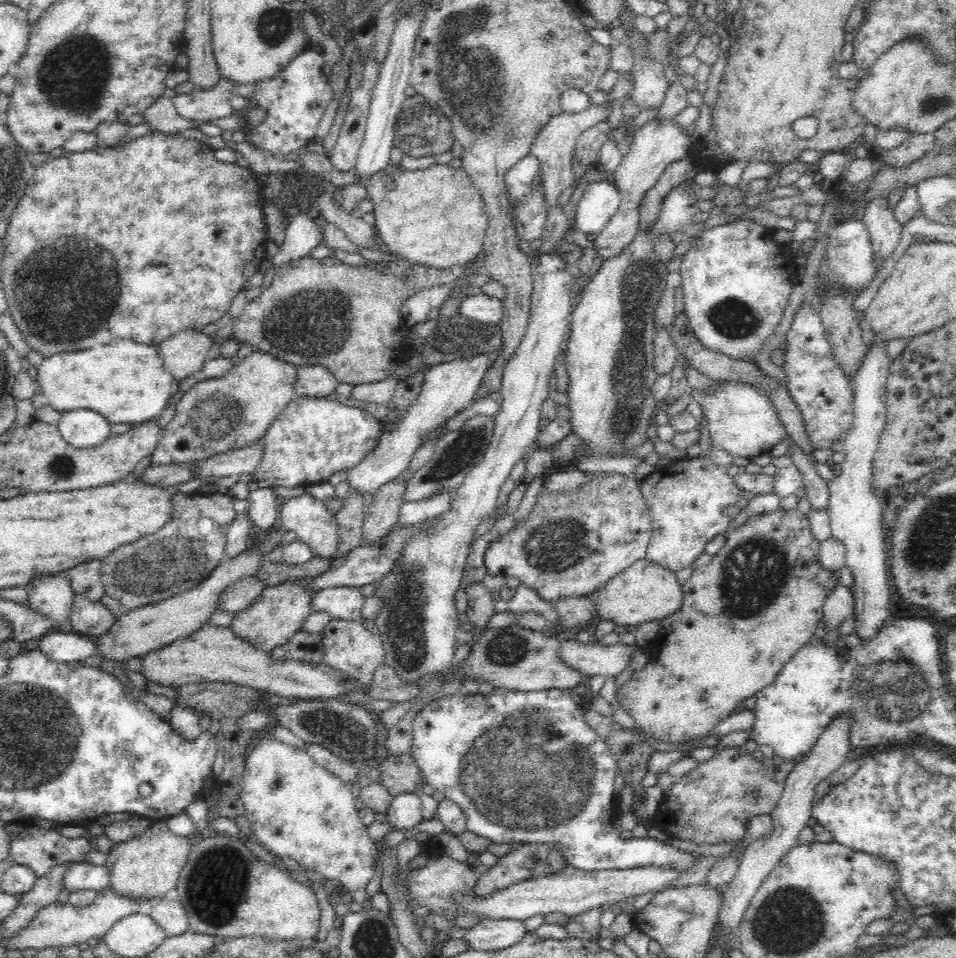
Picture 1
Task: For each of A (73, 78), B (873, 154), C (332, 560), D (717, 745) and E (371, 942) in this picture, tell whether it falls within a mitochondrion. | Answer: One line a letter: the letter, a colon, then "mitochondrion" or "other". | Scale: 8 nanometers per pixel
A: mitochondrion
B: other
C: other
D: other
E: mitochondrion

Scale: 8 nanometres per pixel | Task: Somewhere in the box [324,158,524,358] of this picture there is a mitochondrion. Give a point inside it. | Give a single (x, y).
(473, 331)

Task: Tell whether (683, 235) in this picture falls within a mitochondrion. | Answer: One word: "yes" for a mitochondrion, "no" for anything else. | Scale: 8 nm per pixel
no

